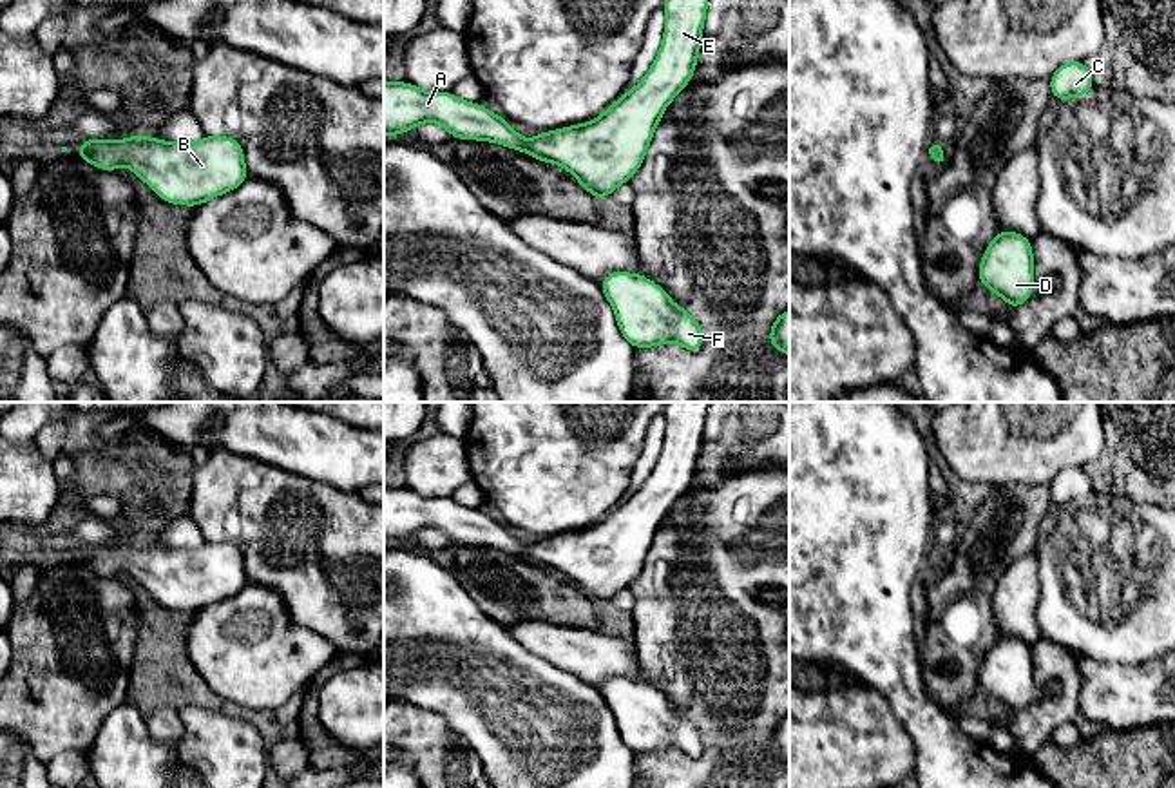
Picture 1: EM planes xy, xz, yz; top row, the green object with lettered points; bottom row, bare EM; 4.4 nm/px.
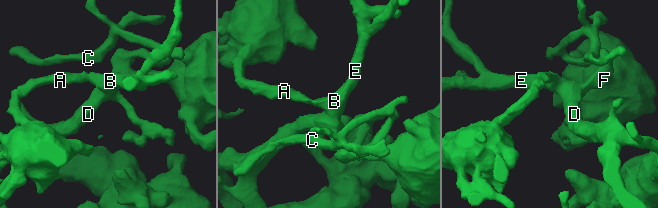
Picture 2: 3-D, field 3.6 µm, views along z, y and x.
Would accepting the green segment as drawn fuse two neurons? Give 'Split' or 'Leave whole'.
Leave whole

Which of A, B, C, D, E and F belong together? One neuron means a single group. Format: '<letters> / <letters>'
A B C D E F

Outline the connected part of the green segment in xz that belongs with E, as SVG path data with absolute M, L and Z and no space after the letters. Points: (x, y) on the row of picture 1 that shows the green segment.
M664 0L666 27L654 65L634 89L588 123L540 132L527 141L511 129L505 118L480 103L460 100L453 92L427 92L407 82L384 82L384 136L396 136L425 121L440 123L451 138L494 141L523 150L540 161L561 165L596 199L610 197L616 187L628 183L637 172L666 105L690 83L702 40L706 5L708 0Z

